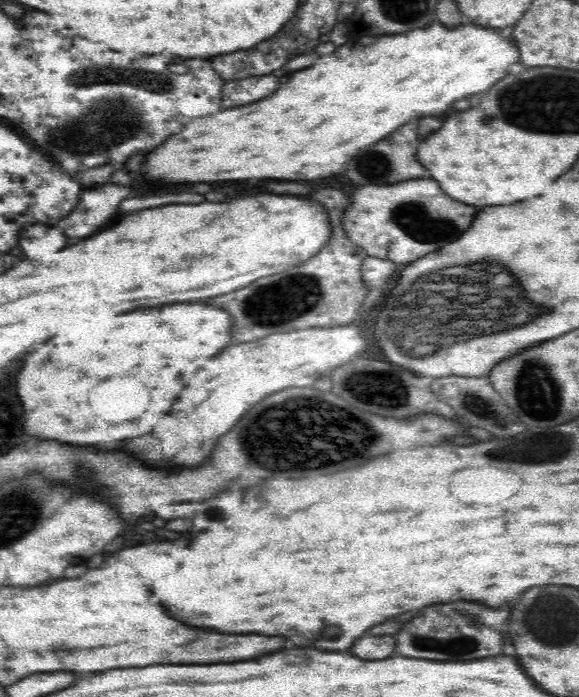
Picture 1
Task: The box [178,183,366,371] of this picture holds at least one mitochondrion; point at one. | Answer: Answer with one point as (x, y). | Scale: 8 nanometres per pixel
(281, 301)

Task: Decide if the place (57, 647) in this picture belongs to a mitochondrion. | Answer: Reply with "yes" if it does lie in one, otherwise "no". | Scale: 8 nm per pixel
yes

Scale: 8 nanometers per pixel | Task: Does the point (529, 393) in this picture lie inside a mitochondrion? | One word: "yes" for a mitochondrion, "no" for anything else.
yes

